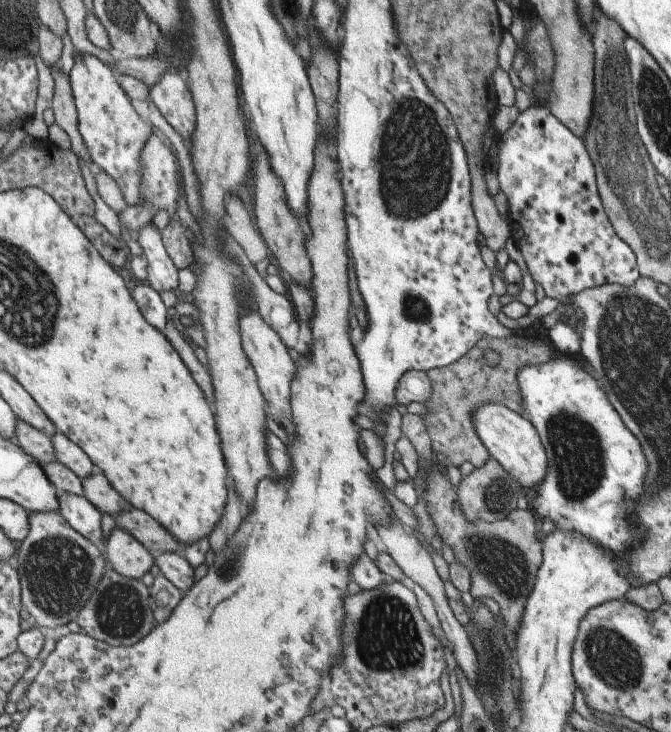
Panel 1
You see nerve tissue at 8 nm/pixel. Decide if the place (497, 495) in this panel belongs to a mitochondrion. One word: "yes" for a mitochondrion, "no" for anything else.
yes

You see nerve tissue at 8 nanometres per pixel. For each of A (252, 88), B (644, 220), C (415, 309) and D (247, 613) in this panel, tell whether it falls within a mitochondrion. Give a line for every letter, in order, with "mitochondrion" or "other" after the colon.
A: other
B: mitochondrion
C: mitochondrion
D: other

